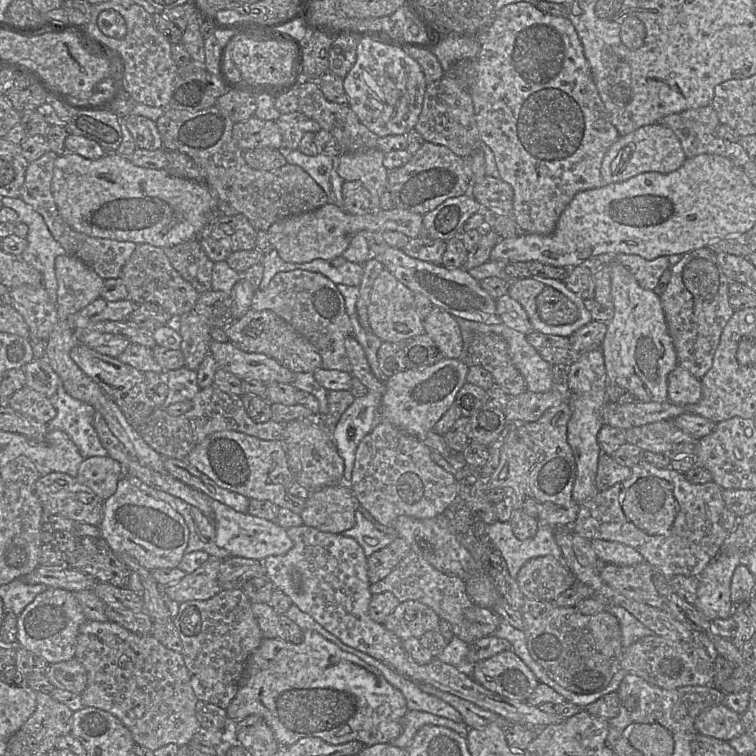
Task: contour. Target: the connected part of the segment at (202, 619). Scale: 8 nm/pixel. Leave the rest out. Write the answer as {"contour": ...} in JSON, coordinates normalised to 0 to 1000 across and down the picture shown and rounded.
{"contour":[[[307,779],[292,780],[274,794],[251,794],[237,800],[235,812],[229,817],[229,824],[241,849],[239,865],[262,926],[299,939],[312,921],[325,877],[349,845],[332,799],[319,779]]]}

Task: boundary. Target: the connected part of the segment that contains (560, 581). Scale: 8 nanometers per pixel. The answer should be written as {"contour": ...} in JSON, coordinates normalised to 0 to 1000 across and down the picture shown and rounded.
{"contour":[[[729,734],[698,741],[681,767],[696,792],[721,796],[733,796],[763,770],[746,742]]]}

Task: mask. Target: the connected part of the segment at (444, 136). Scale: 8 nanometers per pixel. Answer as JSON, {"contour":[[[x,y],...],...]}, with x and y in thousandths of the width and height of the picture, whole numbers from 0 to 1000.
{"contour":[[[594,98],[565,111],[558,147],[549,171],[563,188],[590,193],[611,209],[619,209],[635,197],[635,179],[623,124],[612,111]]]}

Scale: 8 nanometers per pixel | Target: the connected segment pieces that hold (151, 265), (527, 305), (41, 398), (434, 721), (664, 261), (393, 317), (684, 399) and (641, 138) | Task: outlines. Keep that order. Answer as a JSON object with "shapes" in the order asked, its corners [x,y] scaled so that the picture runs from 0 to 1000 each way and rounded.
{"shapes":[[[[183,323],[163,352],[159,366],[164,374],[169,396],[177,402],[205,401],[230,425],[255,410],[263,389],[228,353],[216,328],[198,323]]],[[[706,368],[676,370],[672,389],[693,407],[706,438],[753,447],[769,434],[767,414],[766,421],[758,429],[730,431],[718,426],[710,413],[709,396],[721,380],[722,377],[720,374]]],[[[36,511],[21,517],[8,534],[20,544],[54,560],[65,560],[74,550],[66,526]]],[[[538,940],[532,951],[532,968],[516,984],[538,989],[550,970],[561,960],[583,960],[599,966],[616,978],[620,964],[612,956],[603,956],[590,950],[579,948],[565,942]]],[[[819,336],[811,340],[810,348],[817,348],[828,353],[845,377],[860,385],[866,382],[878,358],[888,353],[882,339],[853,344],[844,337]]],[[[509,354],[493,374],[487,421],[492,439],[507,452],[530,454],[542,446],[562,440],[560,423],[549,406],[548,388]]],[[[896,484],[885,493],[884,530],[894,536],[913,536],[926,530],[929,525],[927,503],[910,489]]],[[[876,164],[853,165],[819,180],[802,201],[795,218],[798,245],[828,239],[852,228],[888,229],[899,222],[909,208],[893,176]]]]}

